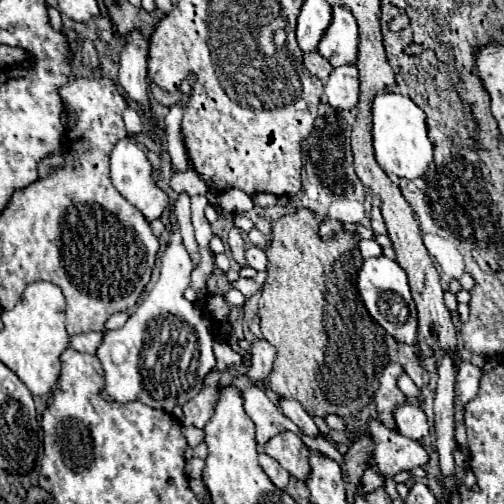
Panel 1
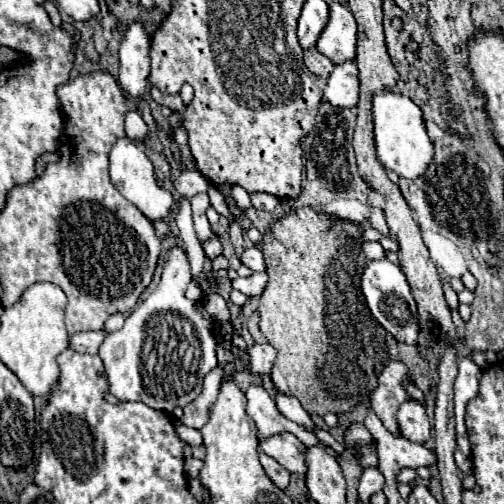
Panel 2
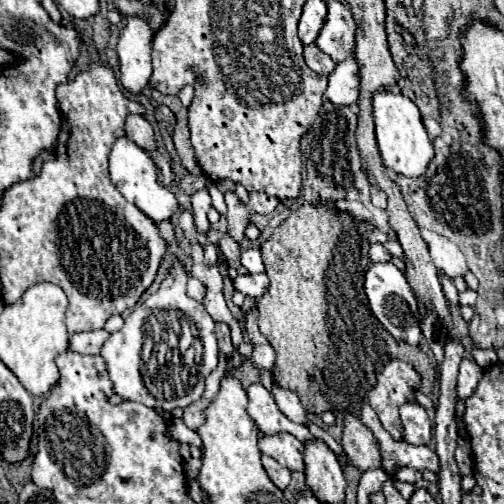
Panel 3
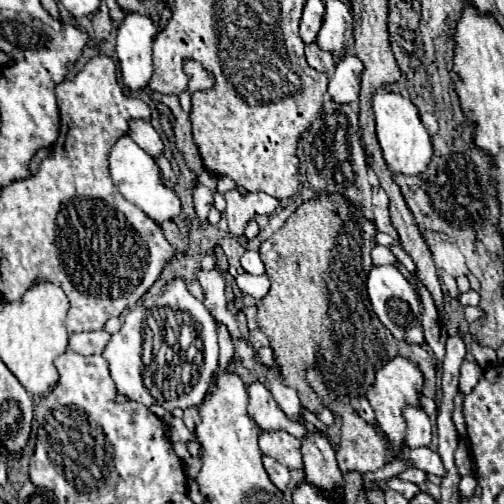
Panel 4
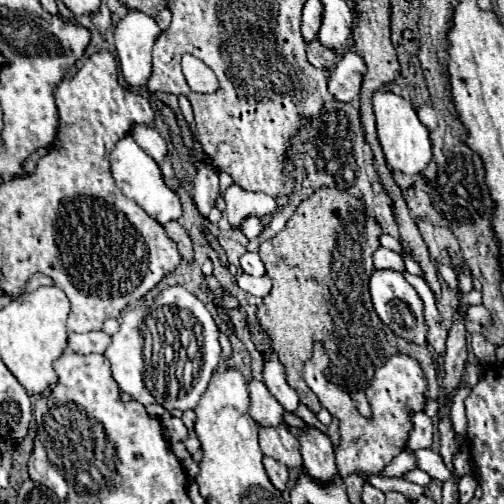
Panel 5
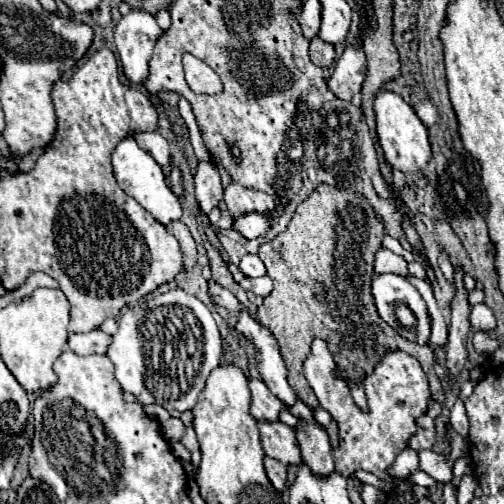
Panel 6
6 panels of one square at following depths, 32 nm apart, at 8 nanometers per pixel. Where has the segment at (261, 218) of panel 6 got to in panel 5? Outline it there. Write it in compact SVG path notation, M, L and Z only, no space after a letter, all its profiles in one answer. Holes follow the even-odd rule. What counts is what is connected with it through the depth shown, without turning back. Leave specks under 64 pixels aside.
M252 216L252 218L248 218L248 220L244 220L244 224L242 224L242 234L248 238L248 240L252 240L252 238L256 238L260 232L262 232L262 224L260 224L260 220L256 218L256 216Z

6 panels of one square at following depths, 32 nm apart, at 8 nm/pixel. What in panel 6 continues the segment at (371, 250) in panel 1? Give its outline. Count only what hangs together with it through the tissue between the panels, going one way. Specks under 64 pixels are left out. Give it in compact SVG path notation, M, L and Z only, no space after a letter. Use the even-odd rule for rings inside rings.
M380 248L376 252L374 258L374 272L376 274L384 274L384 272L394 272L400 276L406 276L408 268L406 268L406 260L394 252L390 252L388 248Z

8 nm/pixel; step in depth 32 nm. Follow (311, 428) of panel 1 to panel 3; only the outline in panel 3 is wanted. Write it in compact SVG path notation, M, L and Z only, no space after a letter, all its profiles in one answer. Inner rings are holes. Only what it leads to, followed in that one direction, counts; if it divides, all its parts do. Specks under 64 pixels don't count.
M274 384L272 394L274 394L274 400L276 400L276 404L284 416L288 416L292 422L298 422L298 424L310 424L306 410L302 408L302 404L294 392L282 390L278 384Z

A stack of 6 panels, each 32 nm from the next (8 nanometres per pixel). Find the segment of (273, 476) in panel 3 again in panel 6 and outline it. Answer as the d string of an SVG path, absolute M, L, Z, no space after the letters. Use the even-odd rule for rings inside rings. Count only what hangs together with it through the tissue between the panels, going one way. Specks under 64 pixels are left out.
M264 458L264 468L266 468L266 474L272 482L272 486L276 490L284 490L284 484L286 484L286 466L274 458Z

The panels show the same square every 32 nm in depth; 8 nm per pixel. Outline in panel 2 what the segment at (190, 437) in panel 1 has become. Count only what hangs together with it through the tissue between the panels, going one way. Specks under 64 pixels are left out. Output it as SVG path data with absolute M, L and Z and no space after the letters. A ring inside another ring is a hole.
M178 422L176 428L178 428L180 438L182 438L186 444L190 444L190 446L200 446L200 444L202 444L202 434L200 434L196 428L188 428L188 426L184 426L182 422Z

